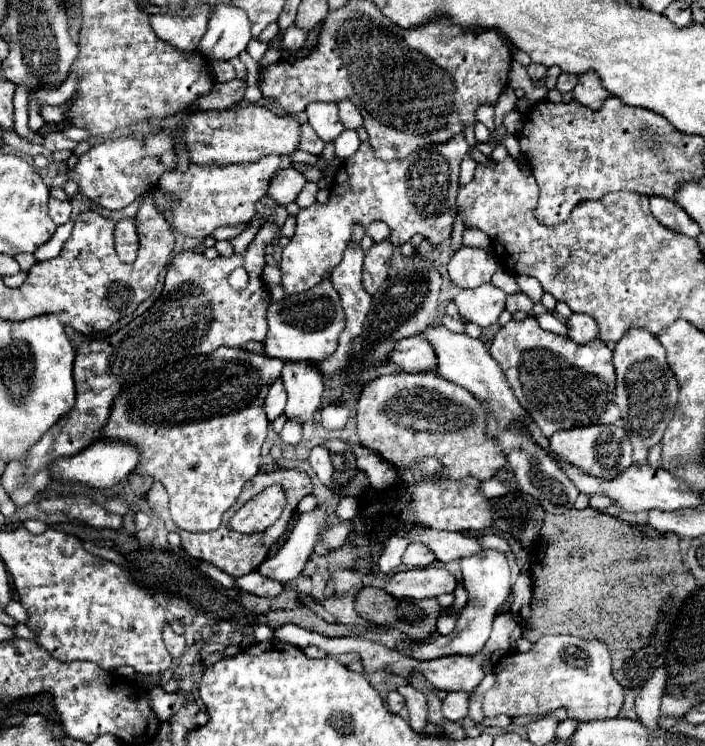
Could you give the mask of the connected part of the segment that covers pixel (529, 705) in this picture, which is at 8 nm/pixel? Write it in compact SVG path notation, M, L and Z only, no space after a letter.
M548 635L548 637L542 637L538 643L534 643L532 649L526 653L510 651L502 655L494 665L494 671L496 671L496 683L484 695L484 705L482 705L486 717L496 717L500 713L508 717L518 717L528 713L542 715L550 709L566 707L568 719L576 719L576 721L610 719L614 717L614 713L620 711L624 701L624 689L612 677L610 651L606 649L606 643L600 639L582 639L574 635Z

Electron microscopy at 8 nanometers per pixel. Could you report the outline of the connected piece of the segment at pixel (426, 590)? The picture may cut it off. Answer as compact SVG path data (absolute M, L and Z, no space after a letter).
M444 567L402 569L392 575L386 585L386 593L397 599L437 598L442 593L454 593L456 579Z

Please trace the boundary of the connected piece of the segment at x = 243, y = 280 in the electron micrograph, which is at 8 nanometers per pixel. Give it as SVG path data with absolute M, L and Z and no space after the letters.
M240 268L239 270L234 270L228 278L230 285L236 289L244 289L247 285L247 273L244 268Z

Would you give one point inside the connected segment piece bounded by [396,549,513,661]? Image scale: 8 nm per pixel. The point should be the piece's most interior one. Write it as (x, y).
(487, 580)

